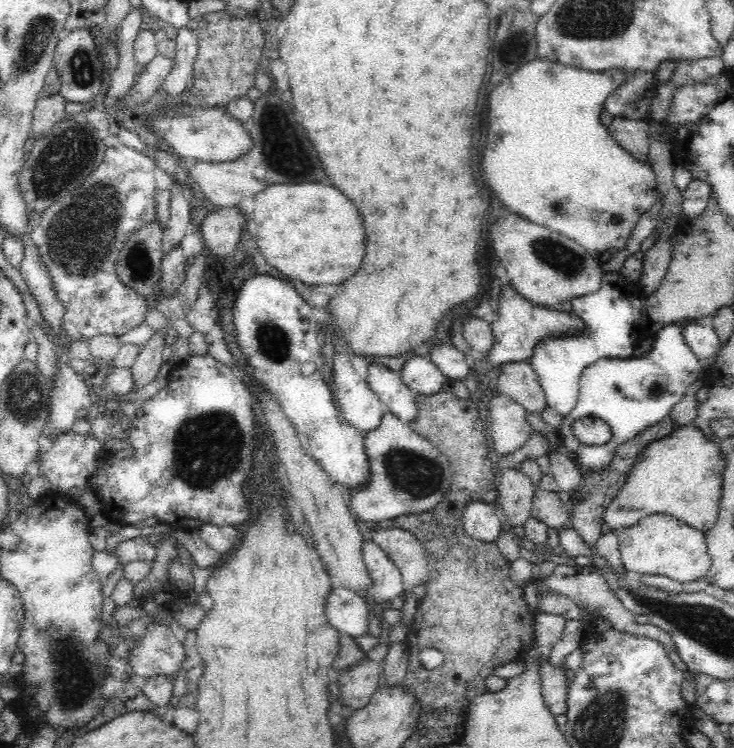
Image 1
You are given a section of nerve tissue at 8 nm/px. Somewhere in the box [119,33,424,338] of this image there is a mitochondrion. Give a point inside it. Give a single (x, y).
(284, 151)

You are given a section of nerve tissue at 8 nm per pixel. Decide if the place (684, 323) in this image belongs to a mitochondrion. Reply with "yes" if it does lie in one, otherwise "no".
no

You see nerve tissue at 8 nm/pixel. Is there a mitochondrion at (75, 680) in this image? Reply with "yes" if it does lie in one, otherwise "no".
yes

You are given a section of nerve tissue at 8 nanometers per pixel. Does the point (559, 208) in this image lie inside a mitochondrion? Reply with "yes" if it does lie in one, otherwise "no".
yes

